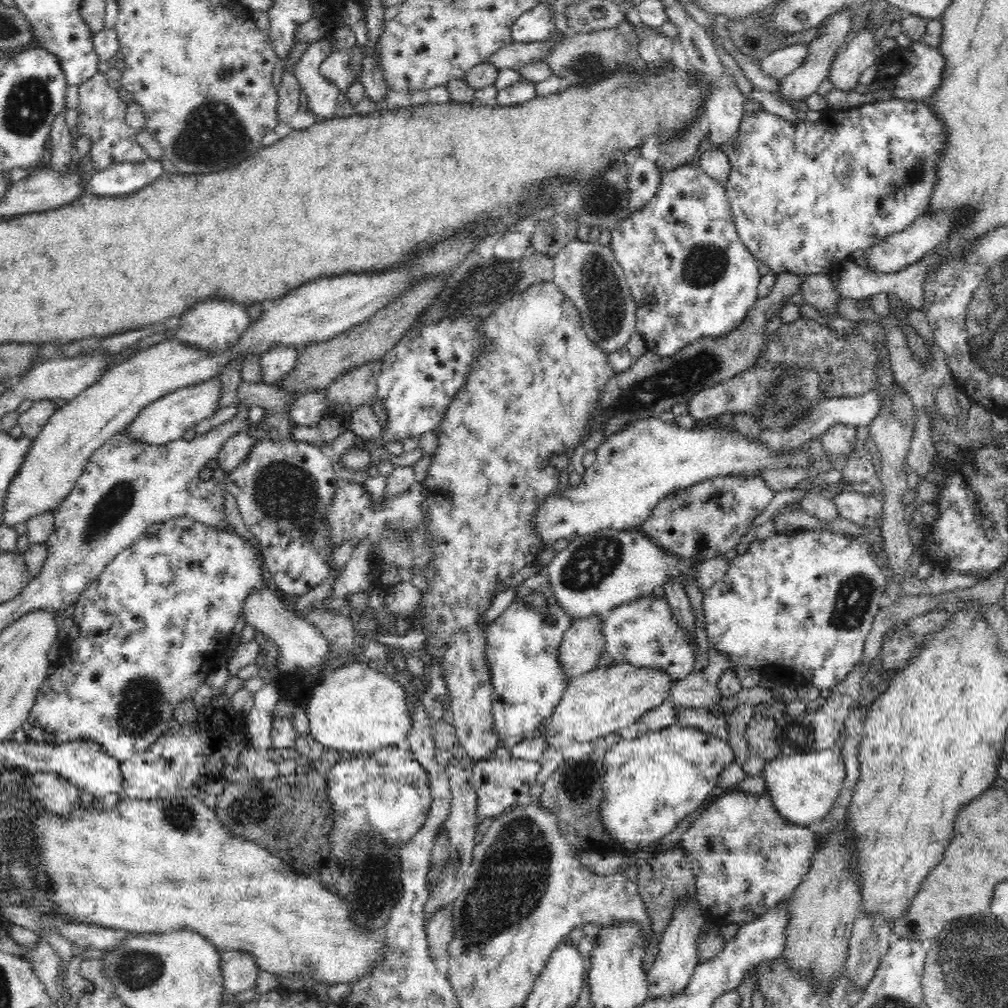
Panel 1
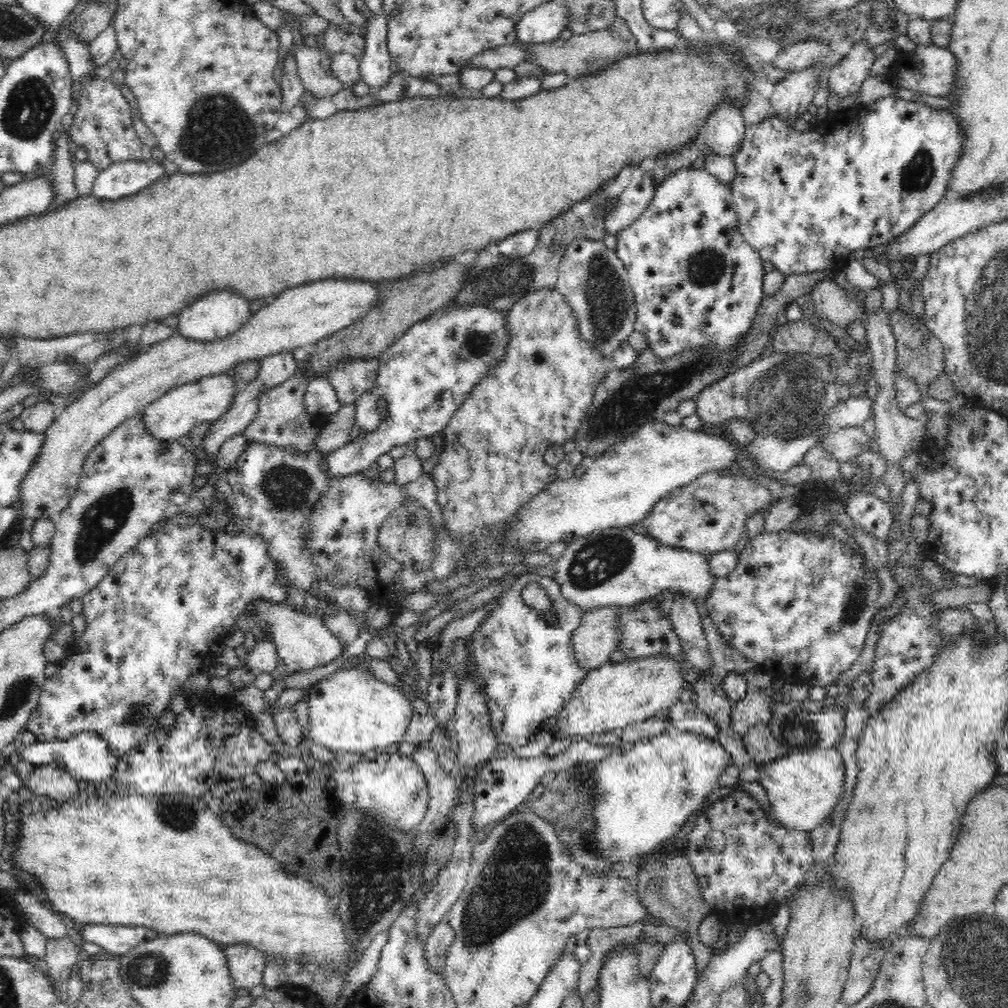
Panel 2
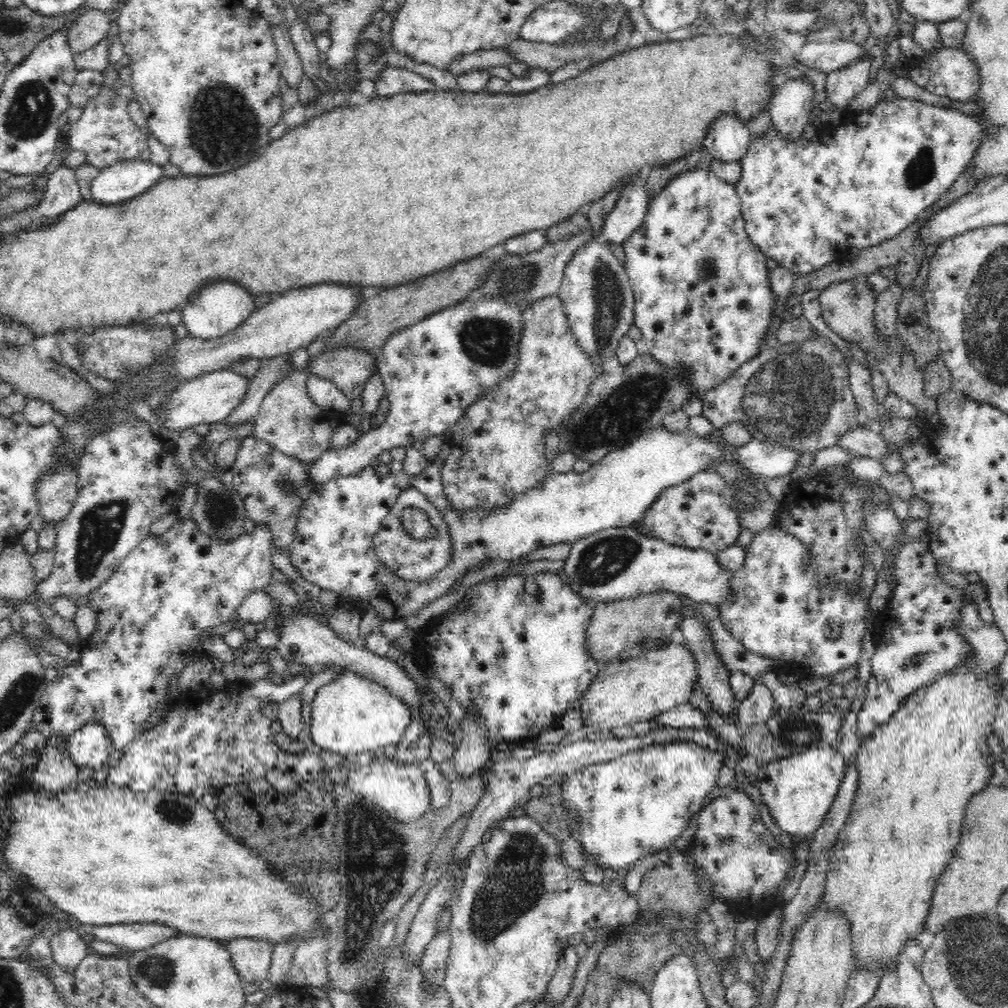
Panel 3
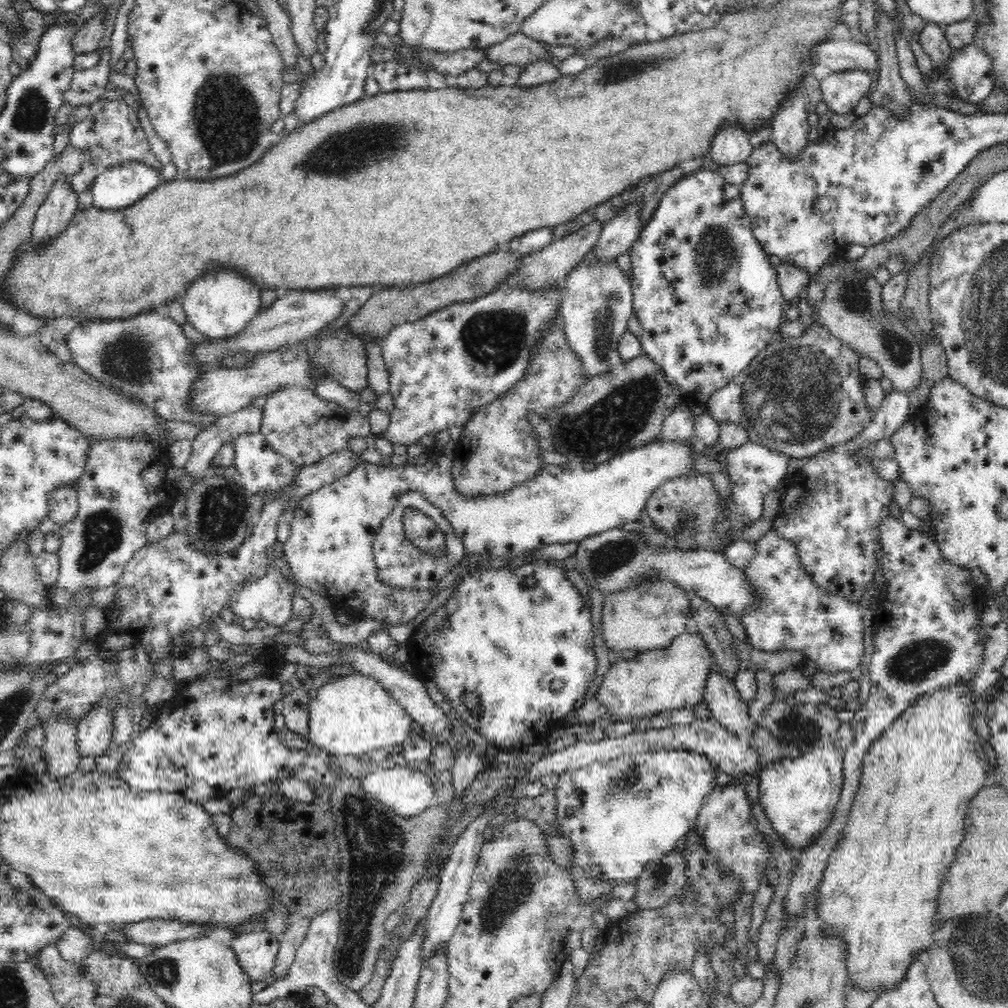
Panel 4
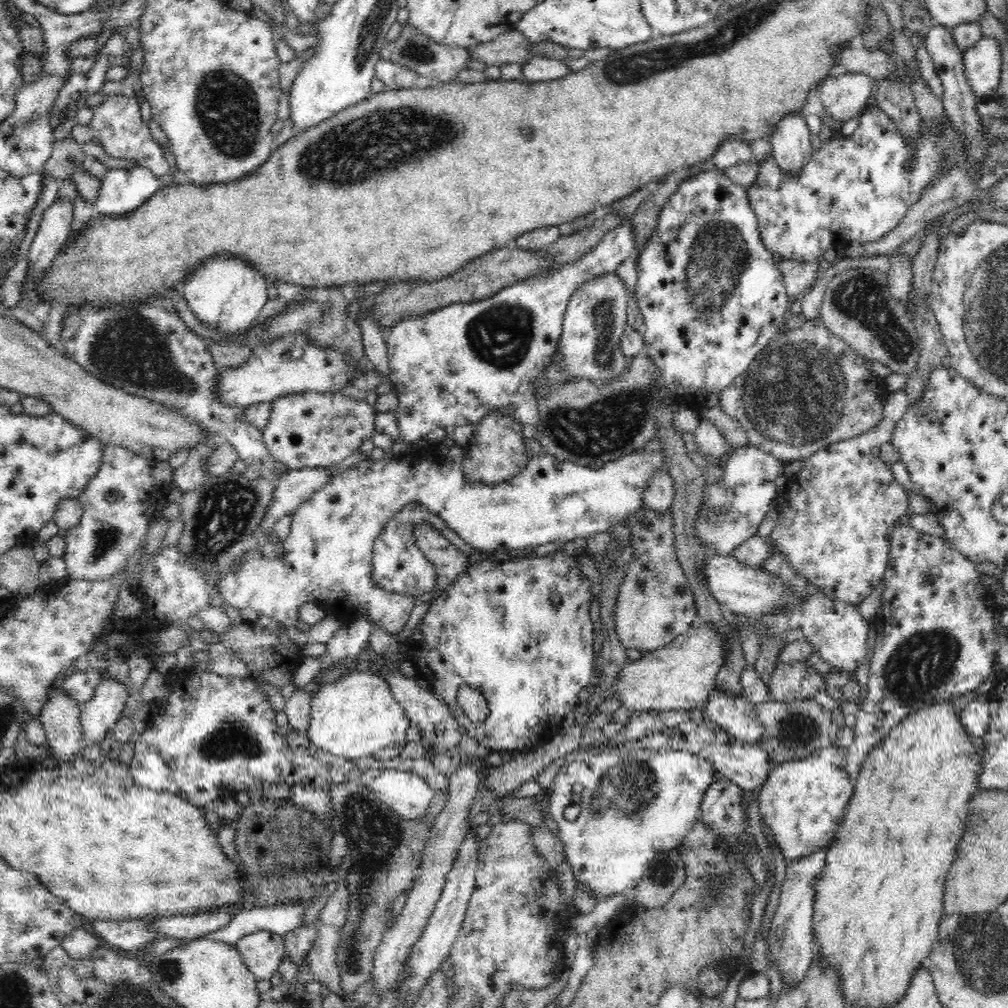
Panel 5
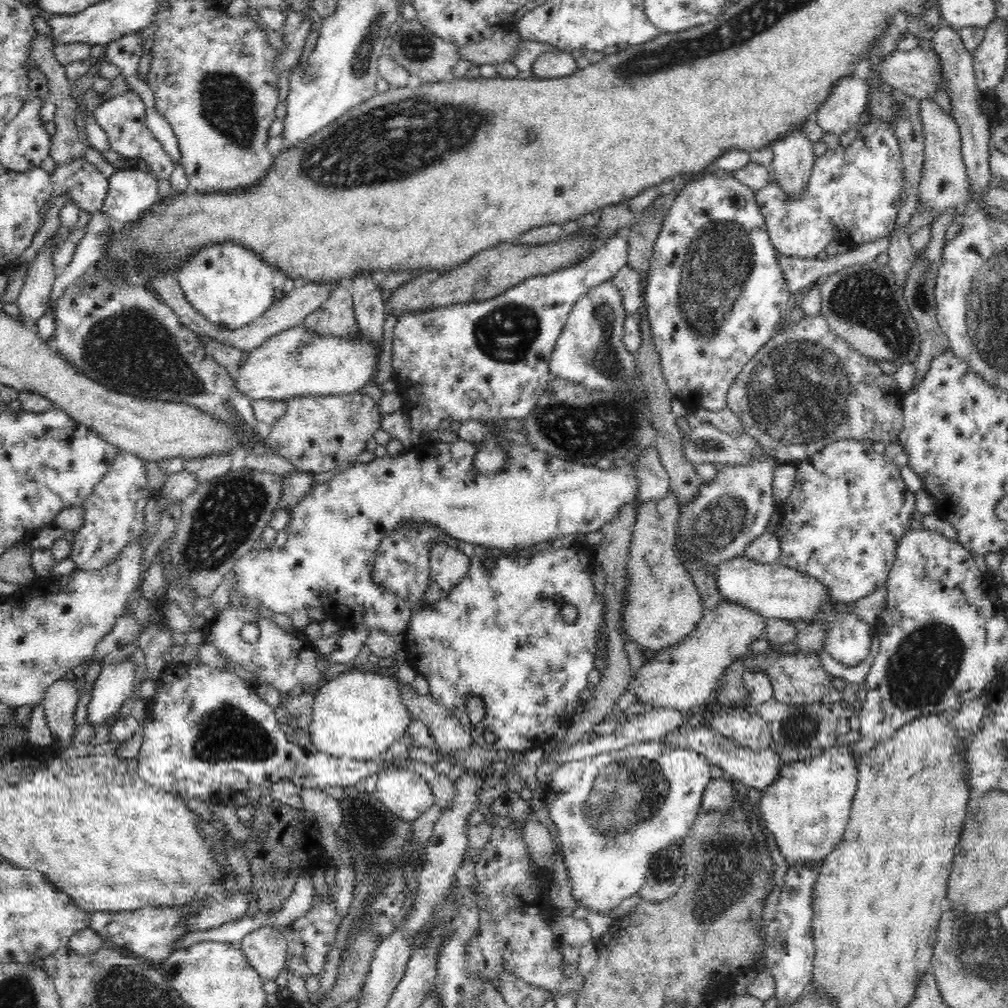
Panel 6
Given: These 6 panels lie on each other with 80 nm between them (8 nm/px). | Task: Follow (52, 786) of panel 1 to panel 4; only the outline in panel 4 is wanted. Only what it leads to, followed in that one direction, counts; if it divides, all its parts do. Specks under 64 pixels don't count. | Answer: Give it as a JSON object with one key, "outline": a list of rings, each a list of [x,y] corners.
{"outline":[[[55,717],[47,722],[44,727],[45,742],[41,747],[42,759],[46,763],[47,774],[56,776],[56,779],[64,781],[72,776],[79,766],[80,753],[78,753],[78,724],[70,721],[68,717]]]}

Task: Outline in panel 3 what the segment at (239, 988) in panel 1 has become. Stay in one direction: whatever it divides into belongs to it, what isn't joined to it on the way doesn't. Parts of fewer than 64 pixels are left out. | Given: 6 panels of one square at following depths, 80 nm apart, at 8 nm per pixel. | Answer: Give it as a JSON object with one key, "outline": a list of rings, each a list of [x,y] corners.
{"outline":[[[234,938],[228,941],[228,952],[245,984],[261,984],[268,978],[273,944],[259,938]]]}

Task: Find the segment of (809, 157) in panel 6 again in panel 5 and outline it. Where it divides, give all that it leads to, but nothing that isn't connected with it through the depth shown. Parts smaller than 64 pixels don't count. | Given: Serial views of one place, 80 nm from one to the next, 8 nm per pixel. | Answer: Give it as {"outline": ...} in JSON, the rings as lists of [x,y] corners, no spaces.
{"outline":[[[802,113],[787,114],[777,124],[769,141],[780,169],[797,175],[812,156],[812,142]]]}

